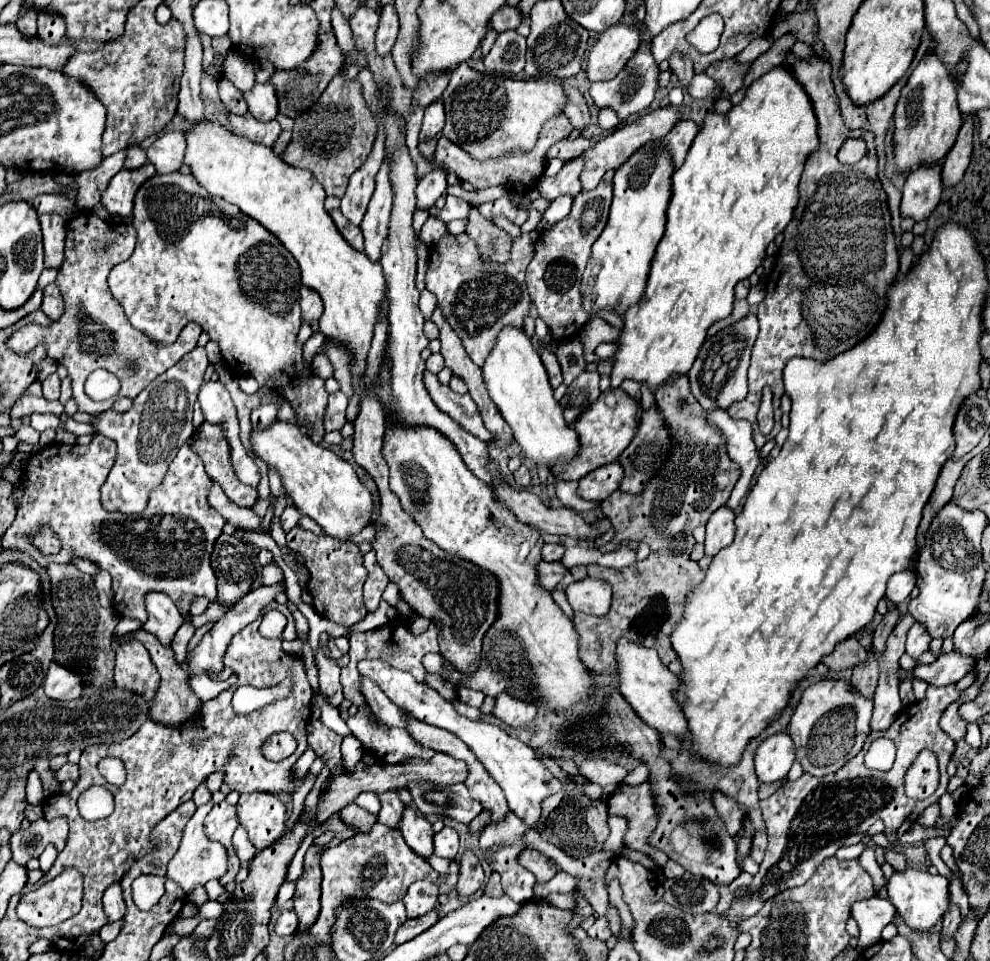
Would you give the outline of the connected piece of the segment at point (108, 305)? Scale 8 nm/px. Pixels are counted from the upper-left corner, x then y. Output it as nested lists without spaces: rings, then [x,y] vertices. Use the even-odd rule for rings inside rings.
[[[80,213],[72,221],[68,221],[68,237],[66,237],[66,259],[60,267],[56,285],[62,291],[66,309],[64,315],[58,319],[58,323],[50,327],[40,327],[36,323],[30,323],[16,331],[8,339],[8,347],[14,353],[28,353],[38,343],[44,343],[48,349],[48,357],[58,361],[68,369],[68,375],[72,379],[72,393],[78,401],[78,409],[84,413],[100,413],[112,407],[114,399],[106,401],[92,401],[84,393],[84,381],[86,381],[86,367],[104,367],[112,371],[120,383],[120,397],[136,399],[138,393],[150,385],[160,373],[164,373],[168,367],[176,365],[186,353],[190,353],[198,337],[202,333],[200,325],[188,323],[182,333],[178,335],[176,343],[172,345],[154,345],[144,333],[134,329],[130,321],[124,315],[122,305],[112,297],[108,287],[108,273],[118,263],[126,261],[136,245],[136,231],[132,225],[124,223],[100,223],[100,219],[92,213]],[[140,359],[140,371],[130,373],[126,363]]]

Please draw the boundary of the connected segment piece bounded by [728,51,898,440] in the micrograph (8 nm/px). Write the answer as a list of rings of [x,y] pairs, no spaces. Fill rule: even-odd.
[[[788,51],[784,65],[810,95],[818,119],[820,145],[804,165],[800,203],[794,209],[792,221],[784,229],[784,243],[776,255],[776,267],[768,277],[766,299],[756,307],[760,335],[752,347],[752,363],[748,369],[750,393],[744,401],[734,403],[728,409],[732,419],[746,419],[758,429],[756,413],[762,389],[770,385],[775,423],[768,440],[775,438],[782,429],[782,369],[786,363],[792,357],[830,361],[830,357],[864,341],[864,337],[868,337],[880,323],[888,303],[888,287],[896,281],[898,273],[898,251],[890,227],[886,193],[876,177],[876,149],[874,143],[870,143],[872,135],[868,131],[846,129],[830,79],[830,63],[826,59],[814,53],[808,59],[800,59]],[[848,137],[862,137],[868,149],[866,155],[850,167],[842,165],[836,157]],[[848,169],[850,175],[832,175],[846,173]],[[800,257],[806,257],[806,271]]]

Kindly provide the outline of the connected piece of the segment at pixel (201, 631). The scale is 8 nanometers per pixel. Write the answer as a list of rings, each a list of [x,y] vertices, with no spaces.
[[[208,623],[195,630],[193,637],[187,646],[187,656],[185,658],[185,662],[188,662],[190,651],[193,651],[196,648],[196,645],[200,643],[202,637],[212,628],[212,626],[213,623]]]

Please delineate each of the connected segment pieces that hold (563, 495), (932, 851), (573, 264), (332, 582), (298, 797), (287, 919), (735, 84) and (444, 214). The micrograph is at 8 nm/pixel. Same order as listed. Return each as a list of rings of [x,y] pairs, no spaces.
[[[558,481],[558,483],[556,483],[556,497],[562,501],[564,507],[570,507],[570,509],[574,509],[574,511],[578,511],[578,513],[580,513],[580,511],[590,511],[590,509],[594,509],[596,503],[594,503],[594,501],[584,501],[584,499],[580,499],[578,493],[576,493],[576,487],[578,487],[576,481]]]
[[[932,837],[924,841],[924,847],[928,852],[928,857],[931,860],[931,864],[937,868],[940,875],[944,875],[949,881],[951,881],[951,871],[940,857],[940,851],[944,845],[946,845],[946,839],[942,837]]]
[[[608,171],[596,189],[580,191],[574,197],[574,209],[570,211],[570,215],[552,225],[550,231],[540,233],[540,237],[536,239],[536,253],[528,265],[526,285],[534,305],[538,307],[538,315],[546,321],[550,329],[552,343],[560,343],[564,337],[578,335],[578,329],[582,329],[592,315],[598,315],[588,313],[582,307],[580,281],[586,261],[590,257],[590,249],[608,221],[608,211],[612,203],[612,177],[614,171]]]
[[[294,527],[288,535],[288,547],[300,551],[306,557],[306,567],[310,571],[310,579],[308,579],[308,593],[312,595],[312,605],[314,609],[334,621],[340,623],[344,627],[350,627],[358,621],[362,621],[368,613],[366,605],[364,605],[364,597],[362,597],[362,587],[366,581],[366,567],[362,563],[362,553],[358,549],[358,545],[354,543],[340,543],[334,537],[328,535],[314,535],[312,531],[306,531],[302,527]]]
[[[306,779],[306,781],[302,783],[302,789],[298,789],[298,791],[292,795],[292,813],[290,813],[290,819],[286,821],[286,827],[288,827],[288,829],[294,827],[294,823],[296,823],[298,817],[302,815],[302,811],[304,811],[304,801],[306,801],[306,797],[308,797],[312,785],[314,785],[314,779]]]
[[[292,909],[282,911],[280,917],[278,917],[278,921],[276,921],[276,927],[274,927],[276,935],[288,937],[288,935],[294,935],[296,929],[298,929],[298,917],[296,917],[296,913]]]
[[[732,57],[732,59],[722,59],[722,61],[710,63],[706,73],[714,81],[722,81],[724,95],[732,95],[744,85],[744,77],[746,77],[748,69],[750,69],[750,63],[740,63],[736,57]]]
[[[446,195],[446,205],[444,205],[444,209],[440,209],[440,213],[436,217],[440,221],[448,223],[452,219],[466,219],[468,211],[470,211],[470,205],[464,199],[460,199],[456,195]]]

